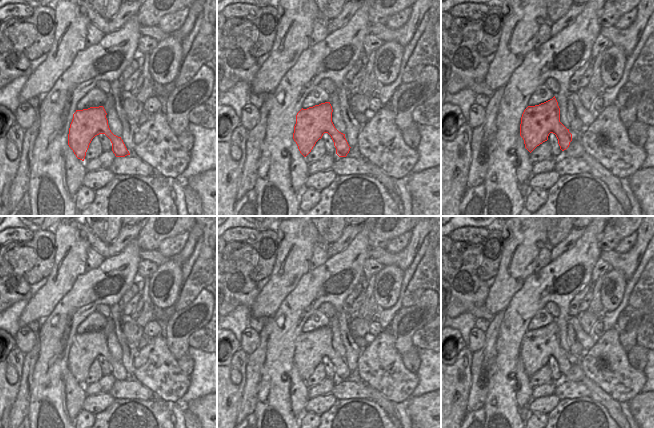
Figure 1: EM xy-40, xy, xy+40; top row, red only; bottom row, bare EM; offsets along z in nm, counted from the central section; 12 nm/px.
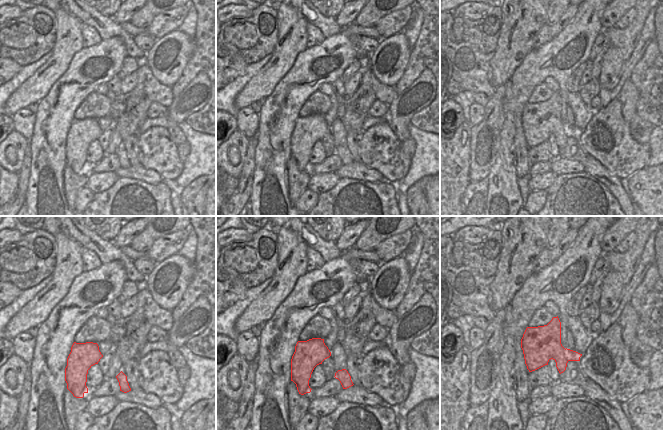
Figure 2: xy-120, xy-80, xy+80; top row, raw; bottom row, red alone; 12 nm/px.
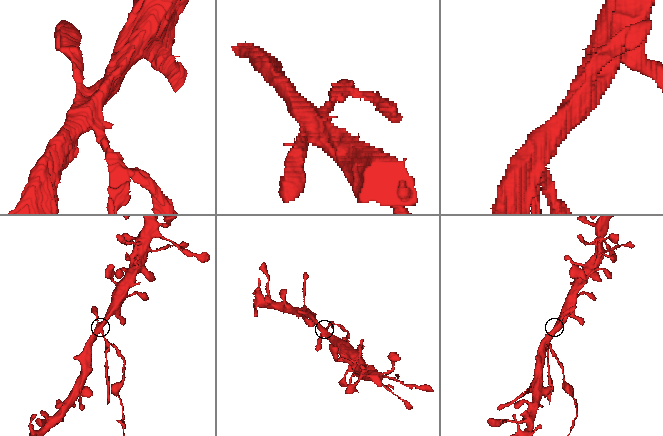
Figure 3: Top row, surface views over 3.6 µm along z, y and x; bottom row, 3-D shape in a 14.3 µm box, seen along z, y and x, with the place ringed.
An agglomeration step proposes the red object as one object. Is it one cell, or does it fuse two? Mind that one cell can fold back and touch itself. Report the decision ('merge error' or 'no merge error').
merge error

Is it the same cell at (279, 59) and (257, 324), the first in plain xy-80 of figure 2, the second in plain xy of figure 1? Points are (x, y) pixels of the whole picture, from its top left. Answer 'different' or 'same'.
different

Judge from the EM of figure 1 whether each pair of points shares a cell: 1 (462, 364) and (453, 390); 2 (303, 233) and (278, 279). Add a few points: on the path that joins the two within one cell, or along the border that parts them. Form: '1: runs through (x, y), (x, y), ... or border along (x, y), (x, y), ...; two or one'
1: runs through (456, 370), (453, 373), (453, 384); one
2: runs through (295, 245), (289, 268); one

